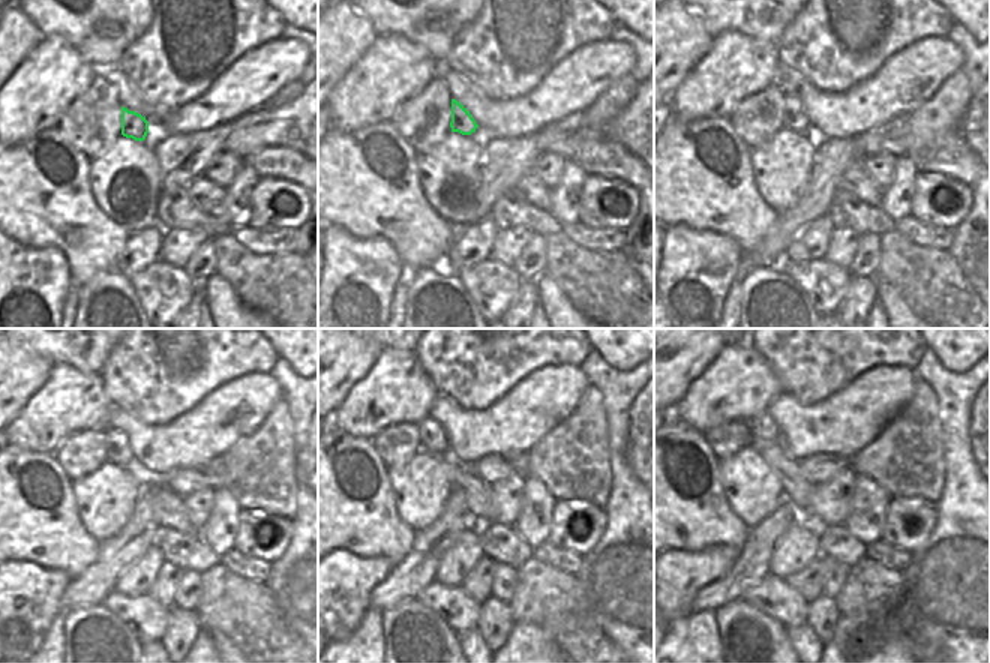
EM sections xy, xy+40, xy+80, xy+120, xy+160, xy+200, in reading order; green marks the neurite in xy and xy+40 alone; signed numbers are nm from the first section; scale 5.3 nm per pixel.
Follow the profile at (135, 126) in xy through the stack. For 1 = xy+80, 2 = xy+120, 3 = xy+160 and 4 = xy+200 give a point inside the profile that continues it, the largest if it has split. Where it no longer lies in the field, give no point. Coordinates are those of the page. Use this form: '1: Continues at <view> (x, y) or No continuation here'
1: Continues at xy+80 (795, 119)
2: Continues at xy+120 (119, 452)
3: Continues at xy+160 (434, 440)
4: Continues at xy+200 (762, 426)

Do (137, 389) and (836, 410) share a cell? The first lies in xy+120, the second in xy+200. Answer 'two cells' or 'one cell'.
two cells

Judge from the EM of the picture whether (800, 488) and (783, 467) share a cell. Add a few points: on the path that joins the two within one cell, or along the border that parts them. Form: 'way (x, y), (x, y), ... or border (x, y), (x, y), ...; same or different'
way (795, 483), (788, 471); same

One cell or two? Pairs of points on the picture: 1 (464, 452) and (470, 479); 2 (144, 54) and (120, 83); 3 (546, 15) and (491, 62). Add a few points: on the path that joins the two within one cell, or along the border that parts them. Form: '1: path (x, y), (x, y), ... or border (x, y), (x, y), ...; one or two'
1: border (447, 450), (467, 467); two
2: border (117, 66), (147, 104); two
3: path (533, 21), (504, 50); one

